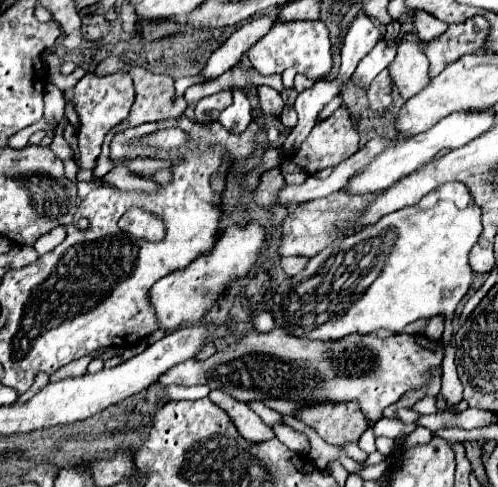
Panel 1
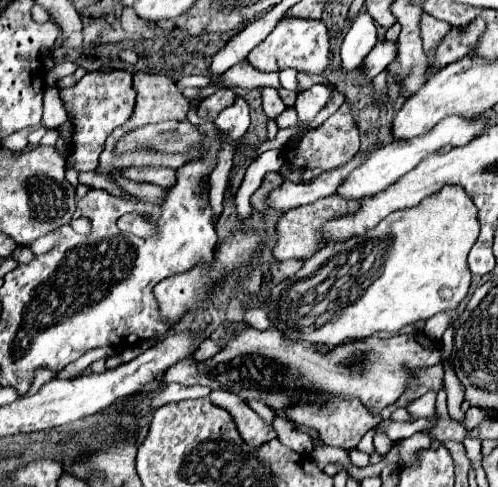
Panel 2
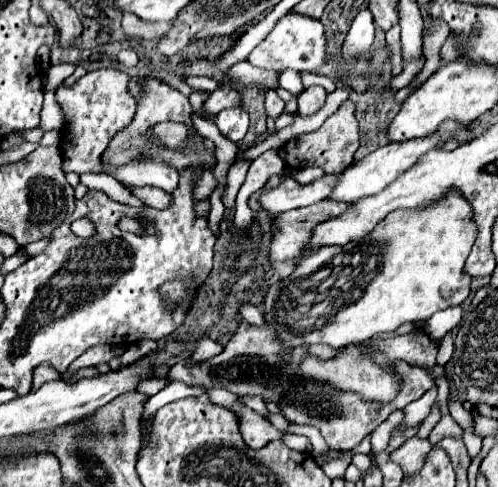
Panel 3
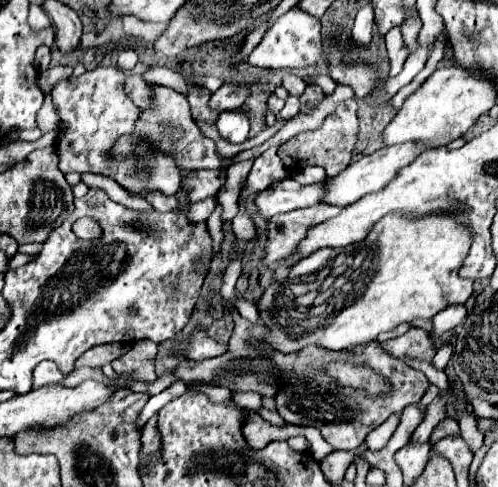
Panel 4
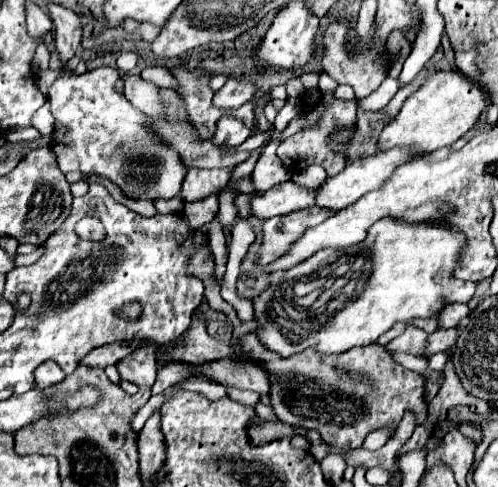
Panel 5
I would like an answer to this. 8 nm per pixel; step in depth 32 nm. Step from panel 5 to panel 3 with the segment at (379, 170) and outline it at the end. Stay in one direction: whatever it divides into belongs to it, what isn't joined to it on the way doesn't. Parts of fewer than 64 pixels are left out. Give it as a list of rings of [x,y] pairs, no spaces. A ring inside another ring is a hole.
[[[448,120],[448,124],[442,124],[440,132],[436,132],[434,136],[428,138],[420,138],[420,140],[408,140],[408,142],[400,142],[400,144],[386,144],[382,148],[378,148],[376,152],[364,156],[362,160],[354,162],[350,168],[346,168],[340,176],[338,182],[332,188],[332,194],[328,196],[334,202],[344,202],[344,204],[354,204],[356,200],[376,194],[380,190],[384,190],[392,180],[396,180],[396,176],[400,172],[404,172],[404,168],[410,168],[424,152],[432,150],[432,148],[440,148],[442,144],[450,142],[450,140],[458,140],[458,142],[468,142],[472,138],[472,130],[470,128],[458,128],[458,124],[454,120]]]

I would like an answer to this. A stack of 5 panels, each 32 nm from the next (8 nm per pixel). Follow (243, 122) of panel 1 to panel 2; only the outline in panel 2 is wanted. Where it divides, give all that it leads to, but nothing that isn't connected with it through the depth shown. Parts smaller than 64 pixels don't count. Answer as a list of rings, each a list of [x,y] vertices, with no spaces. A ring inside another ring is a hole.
[[[236,98],[236,104],[222,110],[220,112],[220,122],[216,122],[216,126],[226,132],[230,138],[240,140],[248,126],[250,126],[250,116],[248,116],[248,104],[244,102],[244,98]]]

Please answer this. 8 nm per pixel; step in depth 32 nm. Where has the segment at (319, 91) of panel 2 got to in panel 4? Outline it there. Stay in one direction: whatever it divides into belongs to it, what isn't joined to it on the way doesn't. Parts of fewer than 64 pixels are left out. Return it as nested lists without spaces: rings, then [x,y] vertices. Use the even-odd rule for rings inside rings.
[[[308,86],[306,92],[300,96],[300,104],[302,104],[302,112],[308,114],[310,110],[314,110],[320,102],[324,100],[324,92],[320,90],[320,86]]]

